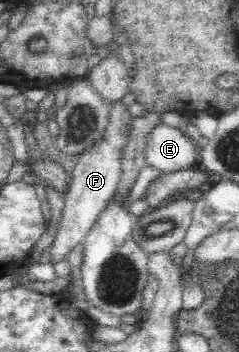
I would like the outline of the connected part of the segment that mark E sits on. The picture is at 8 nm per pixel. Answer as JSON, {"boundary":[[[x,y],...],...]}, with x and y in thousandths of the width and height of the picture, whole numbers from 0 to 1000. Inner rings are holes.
{"boundary":[[[665,352],[632,369],[611,412],[611,469],[682,491],[787,480],[833,452],[837,412],[803,401],[770,364]]]}

